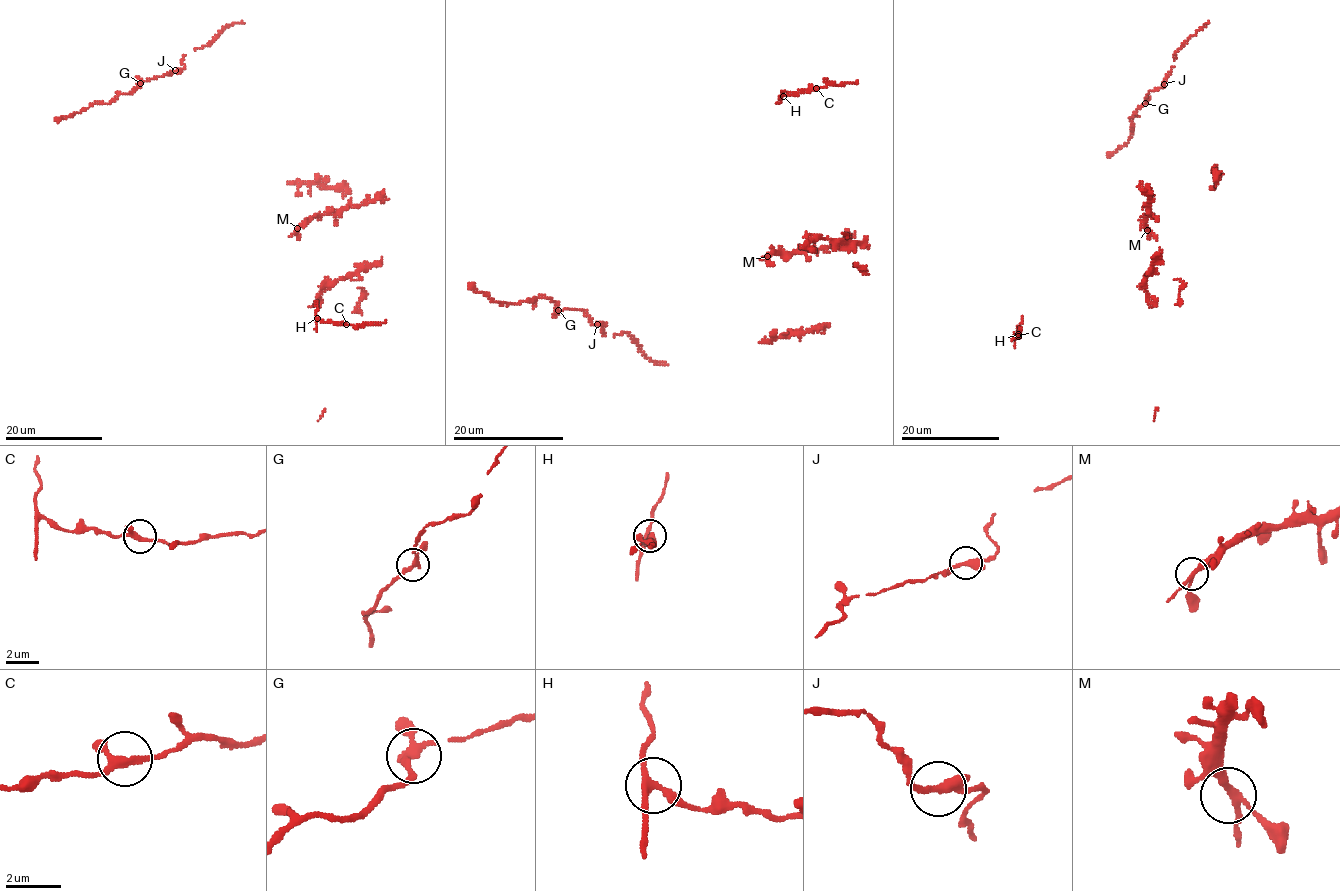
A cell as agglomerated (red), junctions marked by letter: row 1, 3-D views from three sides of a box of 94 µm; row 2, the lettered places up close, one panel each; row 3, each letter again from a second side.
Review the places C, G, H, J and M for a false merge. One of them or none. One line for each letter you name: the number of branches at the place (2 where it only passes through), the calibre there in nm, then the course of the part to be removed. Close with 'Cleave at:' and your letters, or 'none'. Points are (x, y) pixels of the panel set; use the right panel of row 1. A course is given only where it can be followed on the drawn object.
H: branches 3; calibre 280 nm; course (1018, 334), (1023, 315)
Cleave at: H

